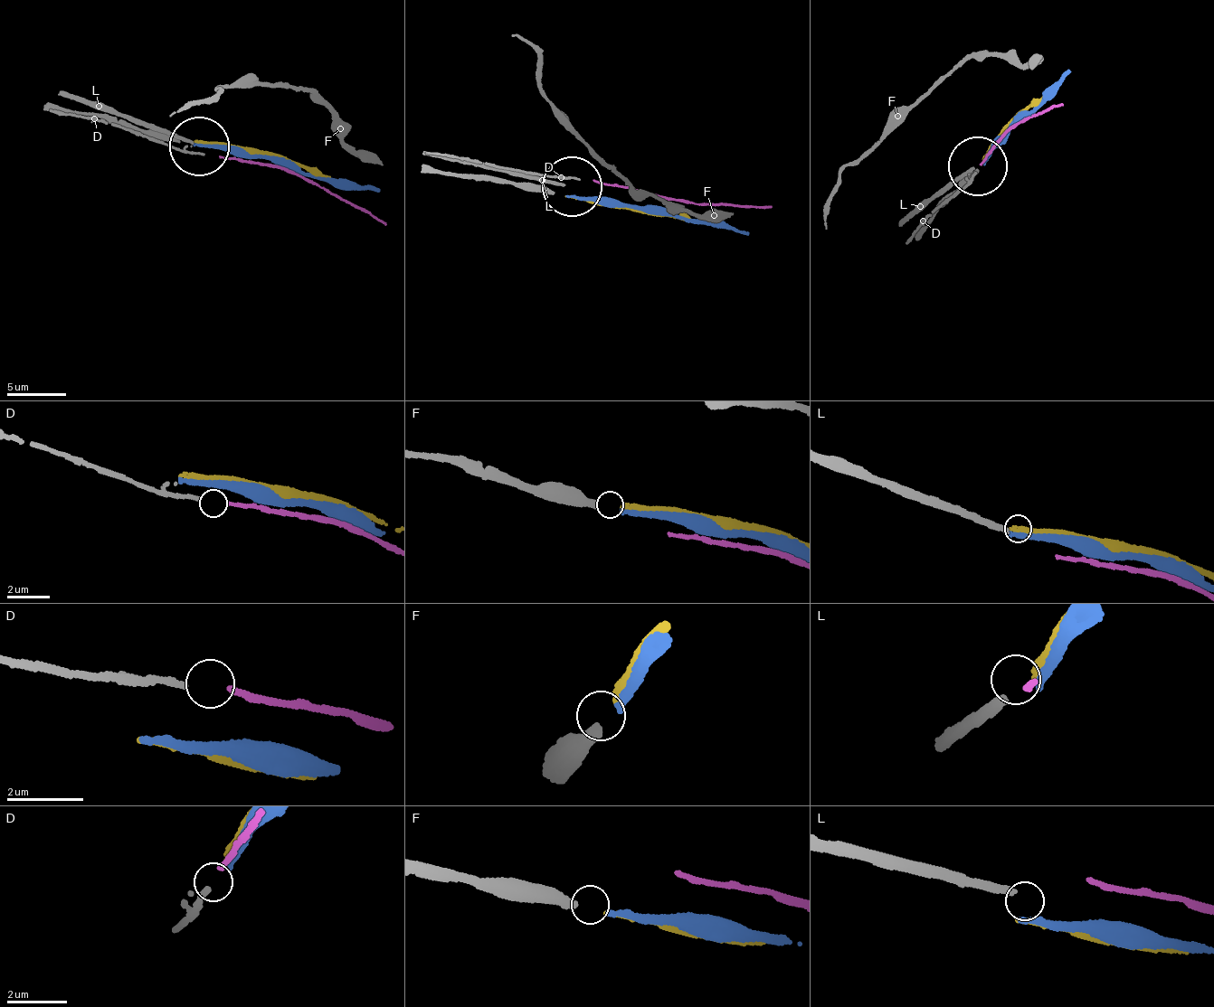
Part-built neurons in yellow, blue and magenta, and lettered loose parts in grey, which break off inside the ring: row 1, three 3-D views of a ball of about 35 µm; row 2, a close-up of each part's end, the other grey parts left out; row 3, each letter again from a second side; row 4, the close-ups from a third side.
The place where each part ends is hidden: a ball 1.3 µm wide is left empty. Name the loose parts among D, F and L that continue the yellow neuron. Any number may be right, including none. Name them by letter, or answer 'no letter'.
no letter

